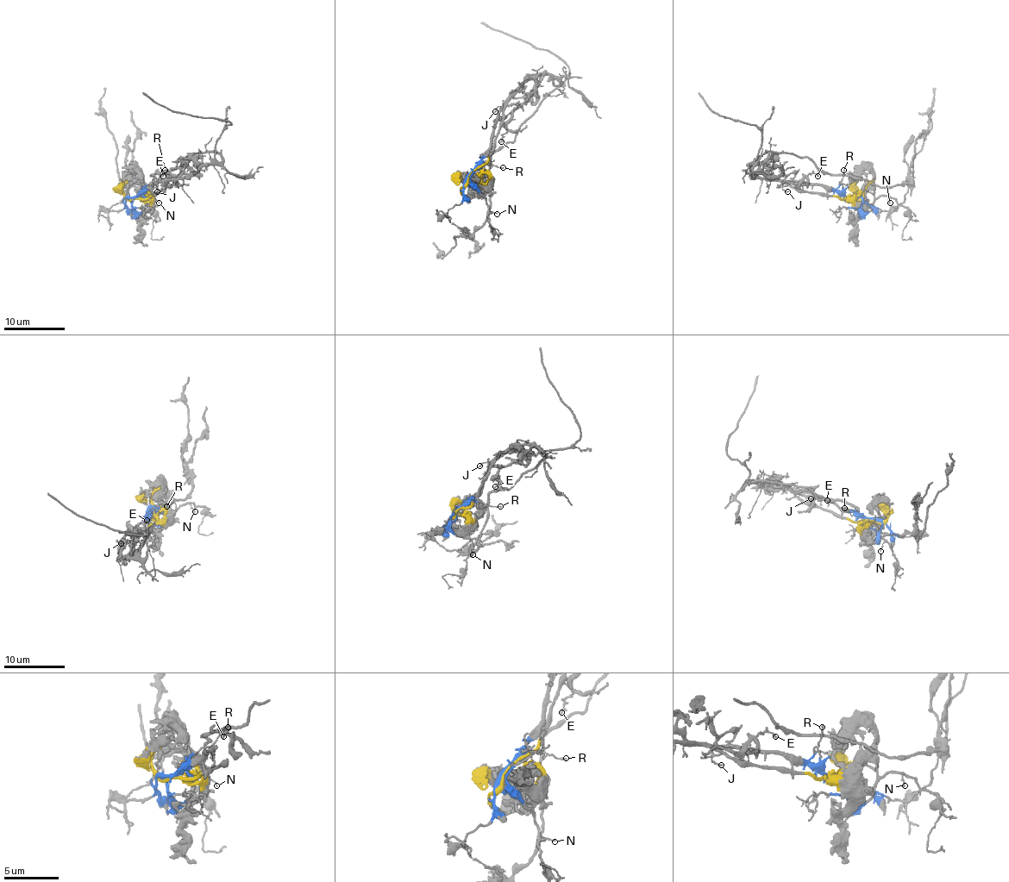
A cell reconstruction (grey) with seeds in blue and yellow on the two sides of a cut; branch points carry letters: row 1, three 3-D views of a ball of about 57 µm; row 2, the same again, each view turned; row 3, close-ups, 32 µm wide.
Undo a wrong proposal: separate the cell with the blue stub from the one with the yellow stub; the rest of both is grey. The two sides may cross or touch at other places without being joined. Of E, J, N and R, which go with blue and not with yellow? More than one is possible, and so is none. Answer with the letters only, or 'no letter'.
J, N, R

